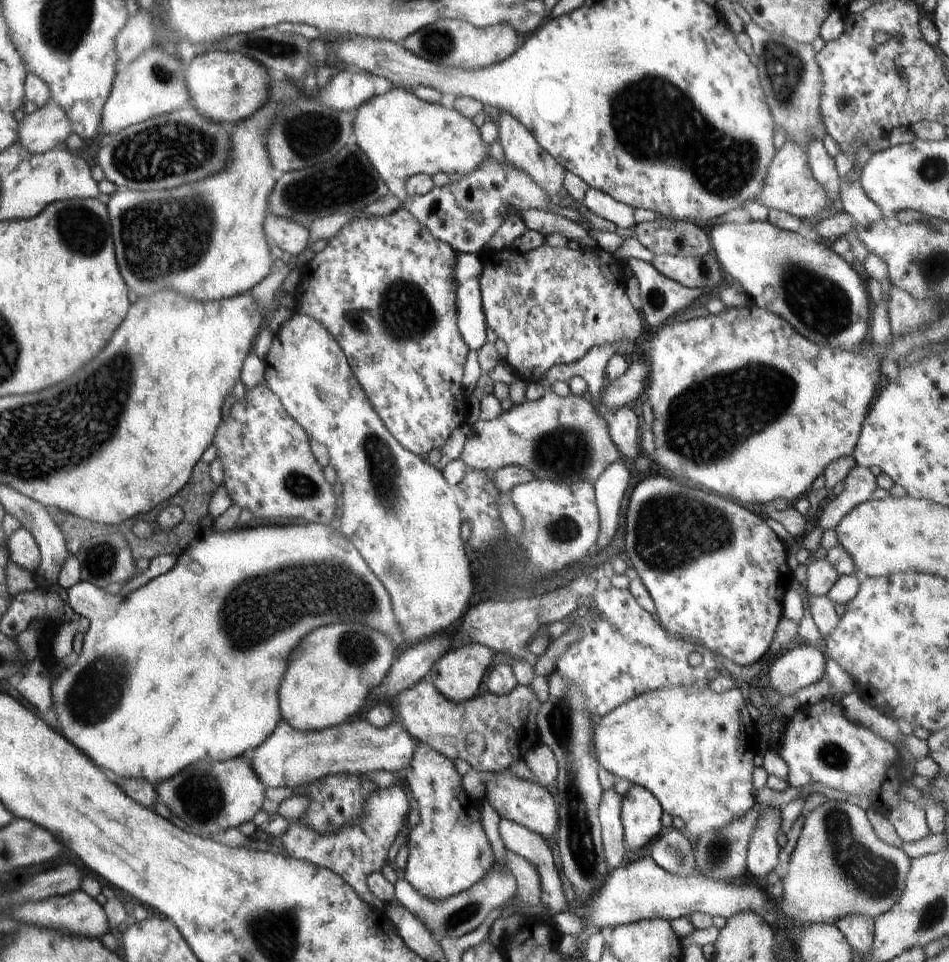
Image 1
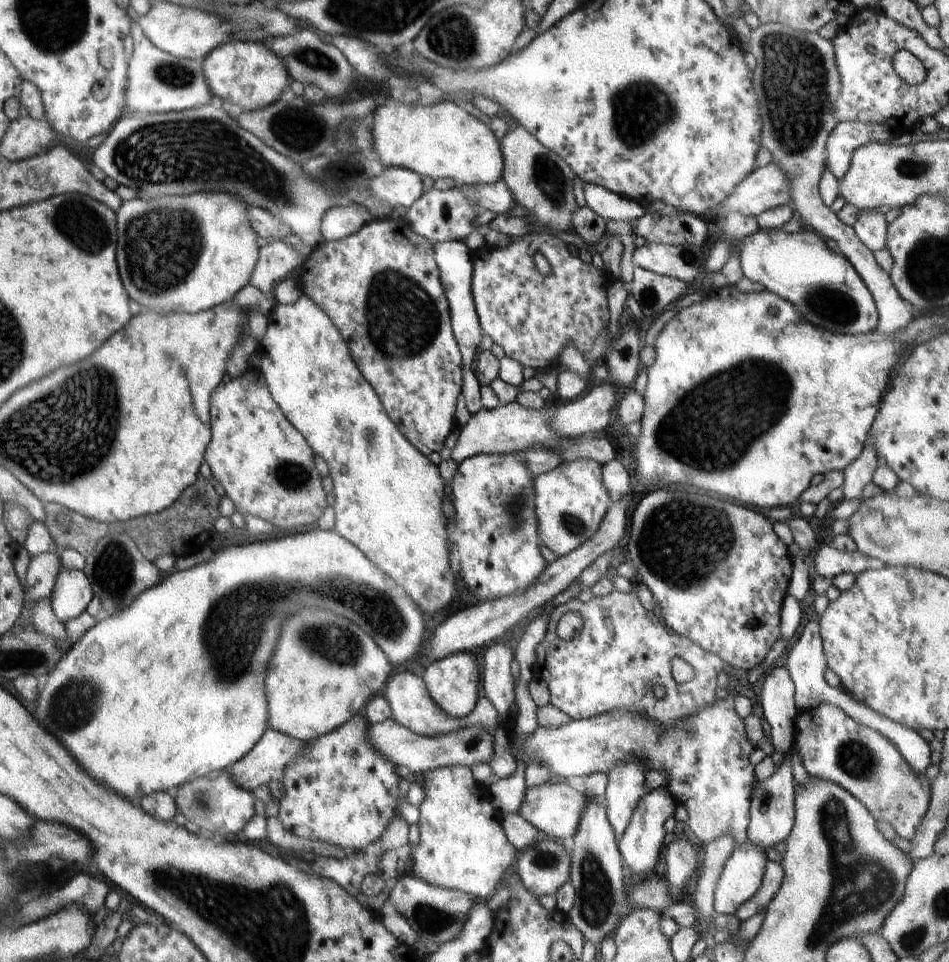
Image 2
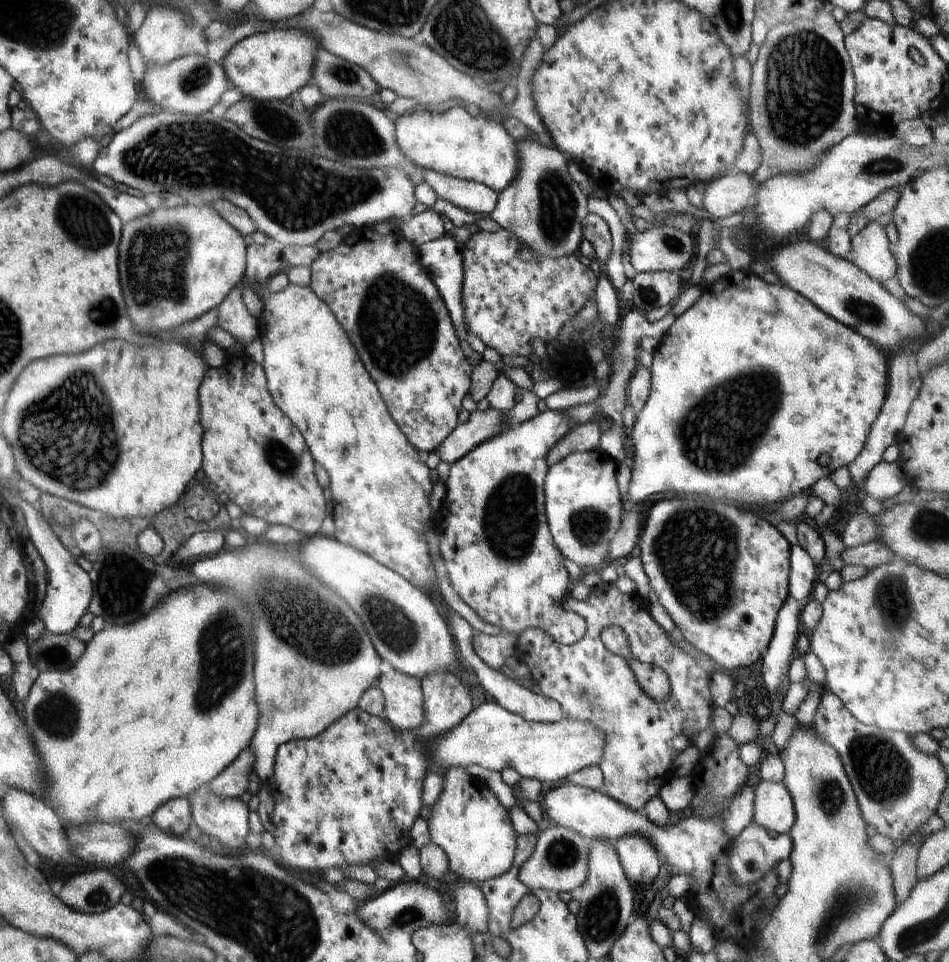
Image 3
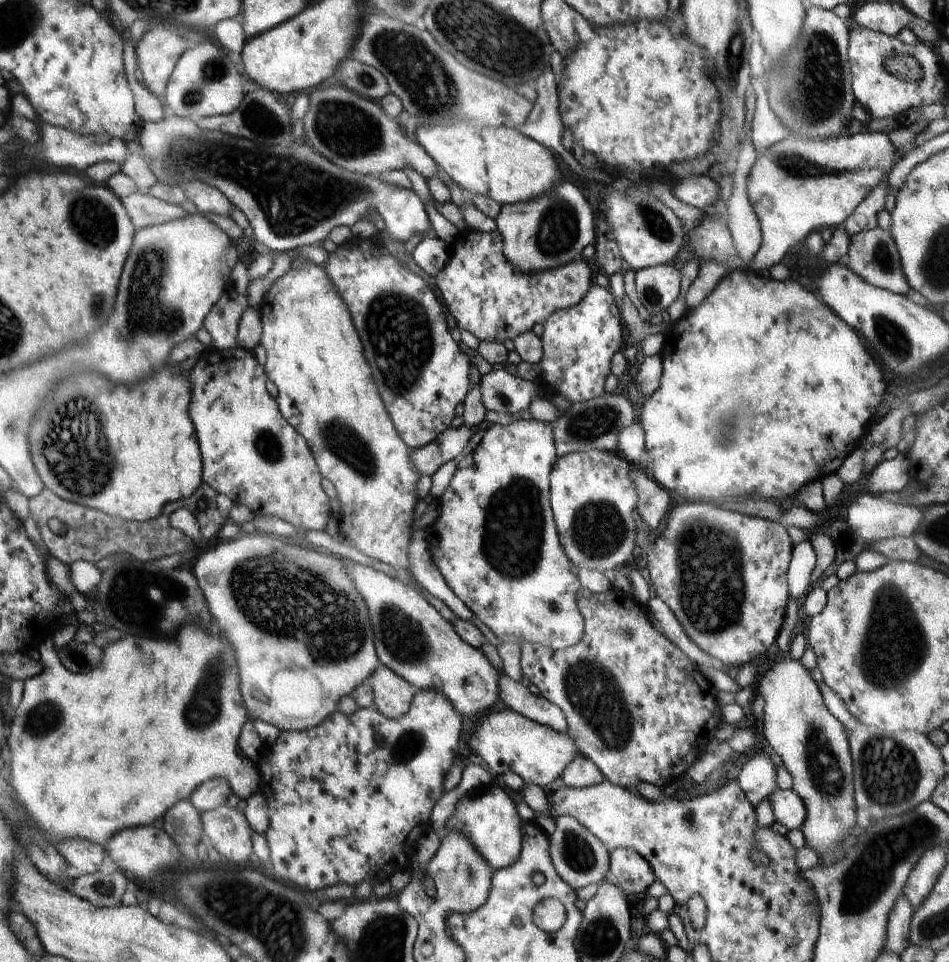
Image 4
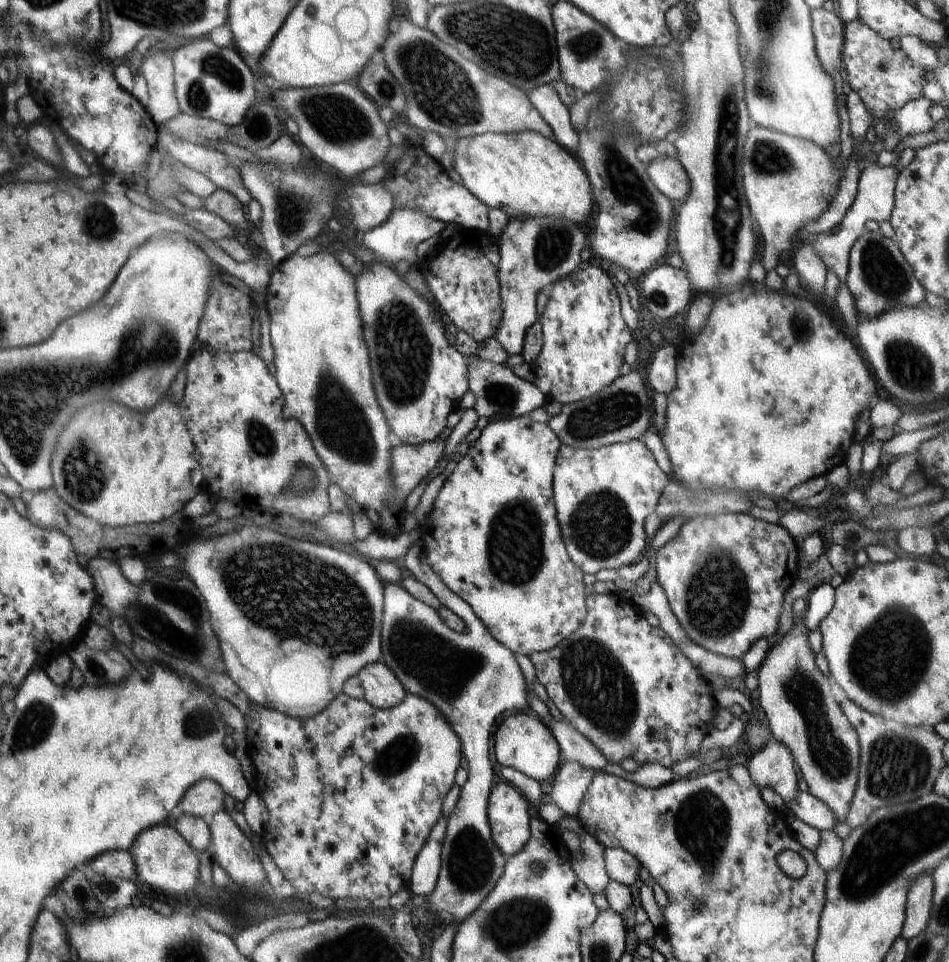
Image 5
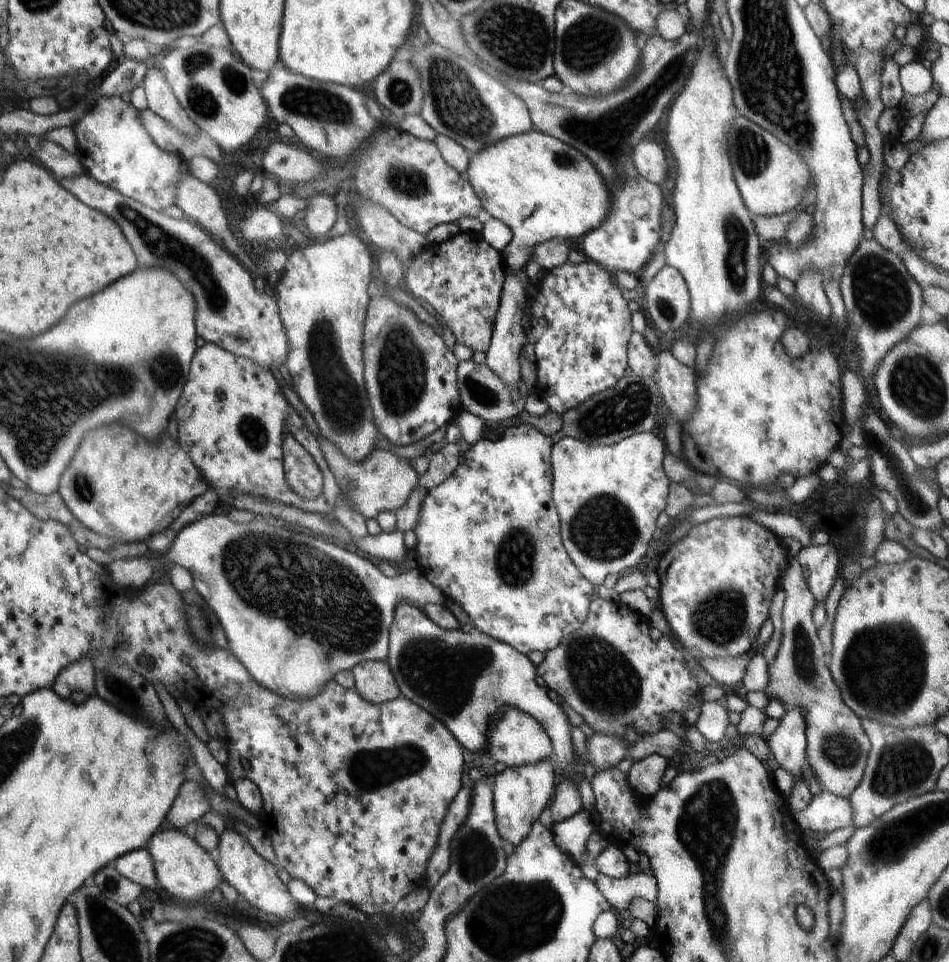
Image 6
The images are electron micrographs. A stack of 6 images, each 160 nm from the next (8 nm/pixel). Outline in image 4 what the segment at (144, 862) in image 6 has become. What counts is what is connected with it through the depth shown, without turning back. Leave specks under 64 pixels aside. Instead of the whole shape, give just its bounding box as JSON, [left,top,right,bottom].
[54,840,105,875]

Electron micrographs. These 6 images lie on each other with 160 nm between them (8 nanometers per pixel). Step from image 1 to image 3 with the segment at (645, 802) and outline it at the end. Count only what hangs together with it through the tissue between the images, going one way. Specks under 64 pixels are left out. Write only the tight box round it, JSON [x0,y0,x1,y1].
[615,775,696,884]

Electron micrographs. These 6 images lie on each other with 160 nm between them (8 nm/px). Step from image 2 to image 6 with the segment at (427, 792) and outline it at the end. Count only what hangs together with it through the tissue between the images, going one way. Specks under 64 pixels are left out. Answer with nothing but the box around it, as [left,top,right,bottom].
[492,759,556,846]

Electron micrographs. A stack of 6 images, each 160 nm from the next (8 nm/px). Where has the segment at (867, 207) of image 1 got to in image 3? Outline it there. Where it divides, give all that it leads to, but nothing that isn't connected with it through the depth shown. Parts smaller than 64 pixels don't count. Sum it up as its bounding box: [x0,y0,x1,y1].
[851,221,896,285]

